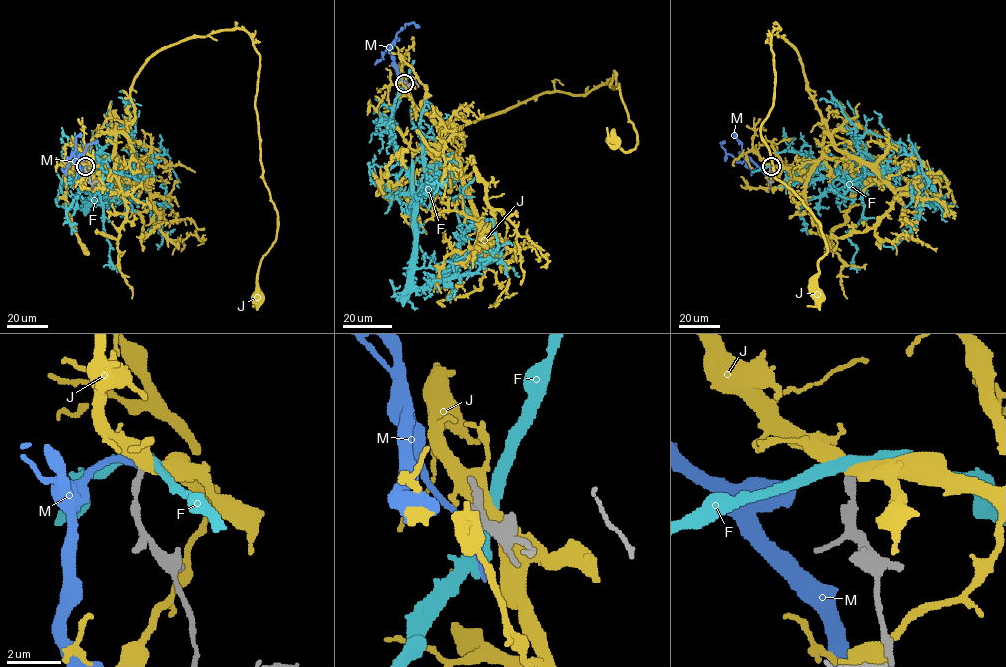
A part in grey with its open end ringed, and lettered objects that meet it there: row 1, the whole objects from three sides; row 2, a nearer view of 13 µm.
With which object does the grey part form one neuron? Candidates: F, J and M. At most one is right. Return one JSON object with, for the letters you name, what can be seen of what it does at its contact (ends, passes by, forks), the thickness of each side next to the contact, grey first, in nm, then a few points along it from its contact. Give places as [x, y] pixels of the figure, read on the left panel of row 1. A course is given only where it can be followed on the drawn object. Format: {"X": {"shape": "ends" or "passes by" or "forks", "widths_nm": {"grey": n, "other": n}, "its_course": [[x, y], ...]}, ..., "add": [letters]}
{"F": {"shape": "passes by", "widths_nm": {"grey": 240, "other": 360}, "its_course": [[85, 166], [73, 182], [94, 182], [92, 200], [133, 160], [163, 149], [178, 187]]}, "add": ["F"]}

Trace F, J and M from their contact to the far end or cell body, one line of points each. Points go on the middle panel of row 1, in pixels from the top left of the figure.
F: (404, 83), (390, 118), (415, 201), (412, 283), (434, 283), (462, 254), (489, 252), (517, 272)
J: (404, 83), (455, 152), (469, 123), (541, 94), (614, 88), (614, 71), (637, 144), (625, 152), (615, 141)
M: (404, 84), (390, 52), (390, 44), (406, 24), (414, 22), (419, 27)

